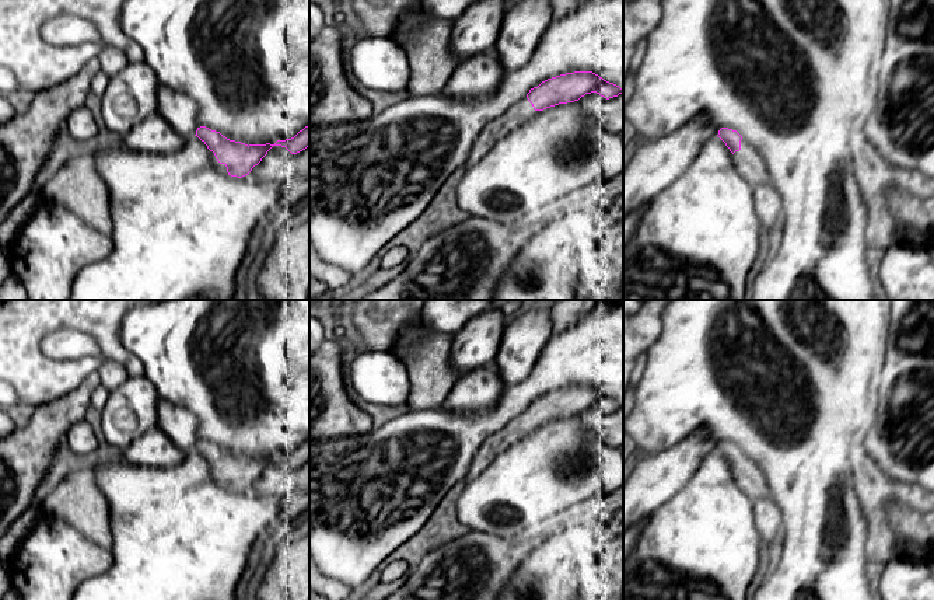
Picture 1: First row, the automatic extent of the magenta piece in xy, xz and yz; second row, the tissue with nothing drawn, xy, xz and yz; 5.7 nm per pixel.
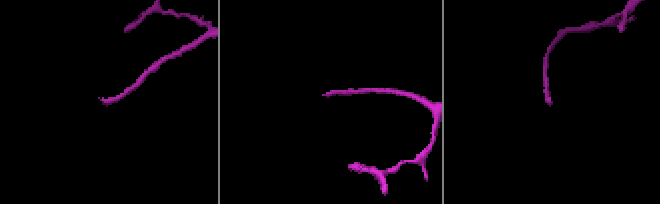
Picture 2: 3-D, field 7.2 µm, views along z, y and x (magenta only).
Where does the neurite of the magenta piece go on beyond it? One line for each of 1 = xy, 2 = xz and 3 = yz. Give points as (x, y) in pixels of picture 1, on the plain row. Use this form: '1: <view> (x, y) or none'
1: xy (216, 477)
2: xz (520, 426)
3: yz (748, 475)

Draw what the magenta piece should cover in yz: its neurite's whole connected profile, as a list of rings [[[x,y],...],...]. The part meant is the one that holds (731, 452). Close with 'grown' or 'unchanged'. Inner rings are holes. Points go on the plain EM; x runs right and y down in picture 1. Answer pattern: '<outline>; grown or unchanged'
[[[721,442],[717,449],[734,468],[734,479],[752,500],[769,496],[762,470],[732,443]]]; grown

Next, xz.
[[[574,386],[542,395],[529,404],[525,412],[514,418],[501,430],[493,433],[475,454],[465,482],[473,481],[493,460],[511,444],[534,432],[538,425],[578,415],[585,408],[597,407],[609,414],[623,407],[623,402],[609,397],[592,386]]]; grown

